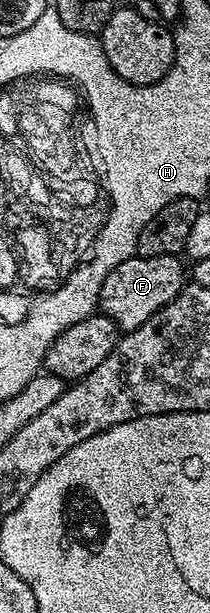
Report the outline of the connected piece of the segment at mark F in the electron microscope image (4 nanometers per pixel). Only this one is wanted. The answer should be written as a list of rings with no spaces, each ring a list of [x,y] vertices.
[[[175,254],[153,258],[127,258],[125,262],[118,264],[118,268],[114,268],[114,272],[110,272],[110,276],[106,276],[100,293],[99,309],[107,318],[114,320],[114,324],[119,326],[121,331],[142,328],[142,324],[146,324],[150,316],[166,308],[166,304],[170,304],[170,300],[174,300],[174,296],[178,296],[178,292],[184,289],[186,266],[184,270],[180,261]]]

